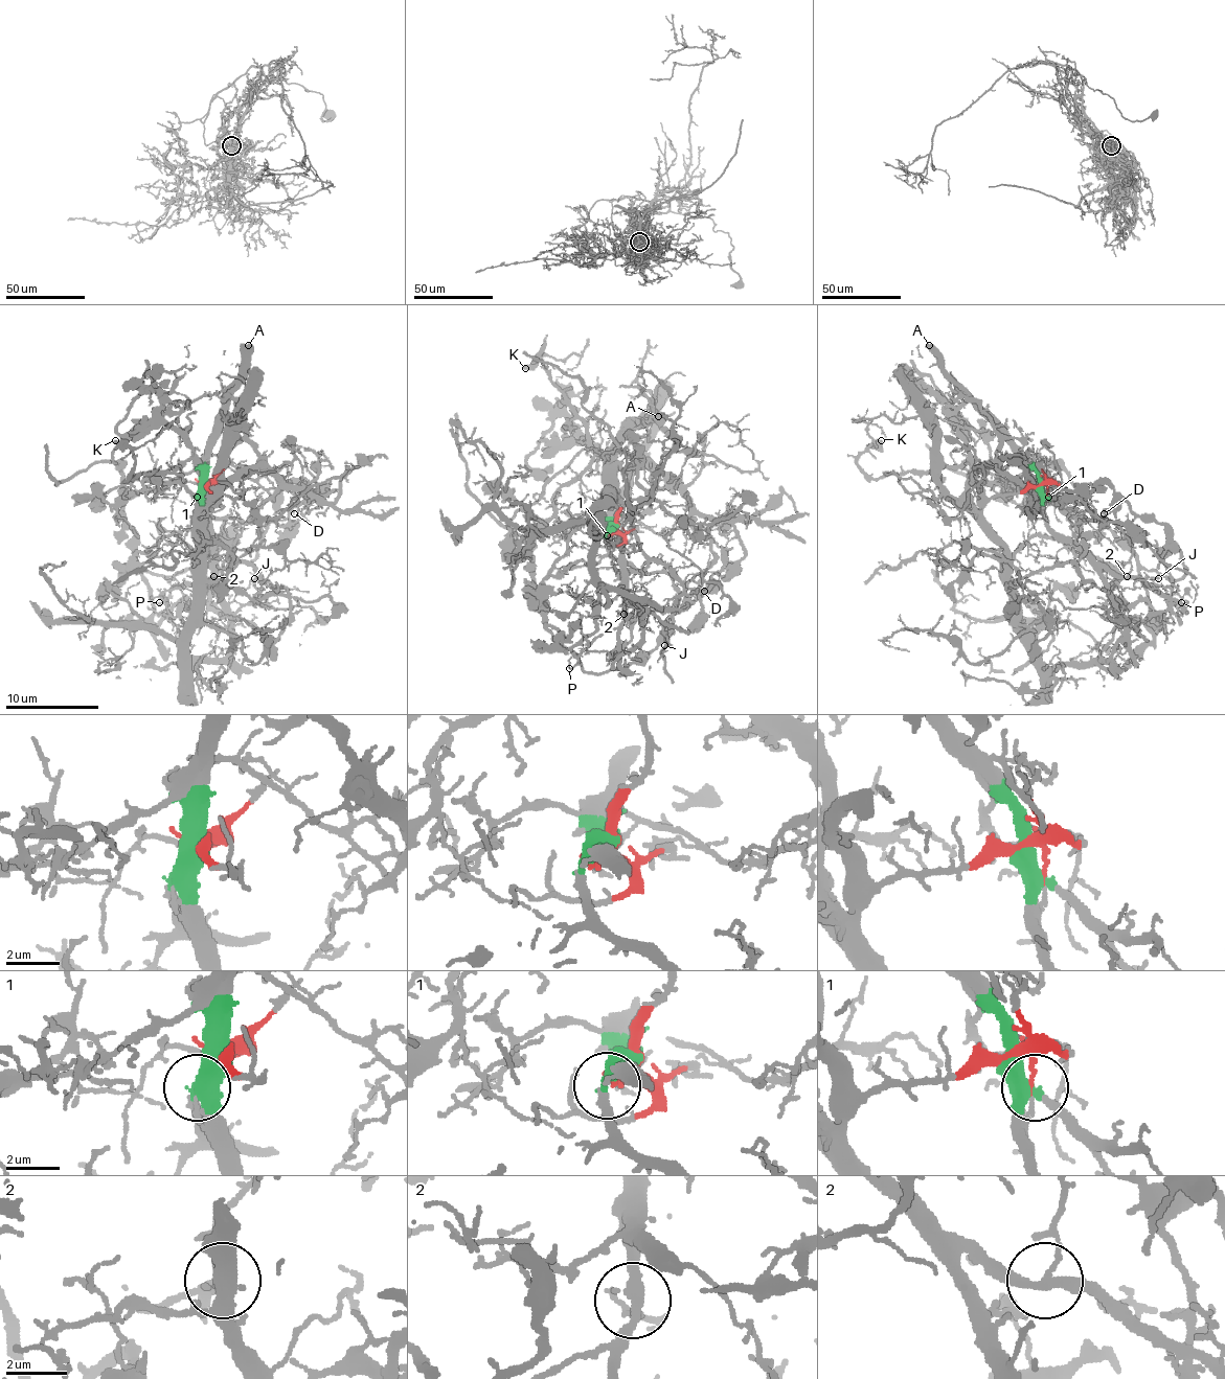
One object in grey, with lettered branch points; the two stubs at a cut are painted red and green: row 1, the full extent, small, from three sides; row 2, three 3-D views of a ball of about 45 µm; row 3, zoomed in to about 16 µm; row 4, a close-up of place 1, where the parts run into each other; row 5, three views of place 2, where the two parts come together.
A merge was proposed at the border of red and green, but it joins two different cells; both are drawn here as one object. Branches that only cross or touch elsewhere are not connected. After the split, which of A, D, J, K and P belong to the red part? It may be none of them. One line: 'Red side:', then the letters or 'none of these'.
Red side: K

